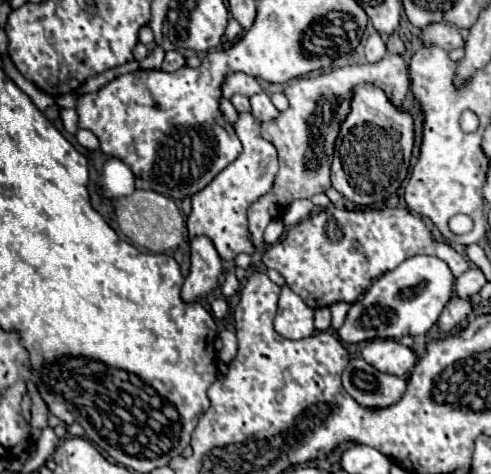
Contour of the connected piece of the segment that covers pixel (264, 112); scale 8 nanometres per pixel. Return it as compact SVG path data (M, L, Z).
M258 93L258 95L252 95L250 97L250 103L252 103L252 115L254 119L258 119L260 123L264 121L272 121L280 115L280 111L272 105L270 97L266 93Z

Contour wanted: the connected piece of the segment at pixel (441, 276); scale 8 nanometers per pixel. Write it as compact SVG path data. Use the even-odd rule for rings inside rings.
M416 255L406 259L394 271L384 273L366 291L366 295L350 305L344 325L338 335L346 343L360 343L370 339L402 339L404 335L416 337L424 335L442 313L444 305L450 301L454 289L454 275L450 267L438 257Z

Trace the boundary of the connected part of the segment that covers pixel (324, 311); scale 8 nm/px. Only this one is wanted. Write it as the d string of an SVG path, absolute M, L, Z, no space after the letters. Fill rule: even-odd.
M328 307L316 309L316 313L314 313L314 327L316 327L316 331L330 329L330 321L332 321L332 317L330 317L330 309Z

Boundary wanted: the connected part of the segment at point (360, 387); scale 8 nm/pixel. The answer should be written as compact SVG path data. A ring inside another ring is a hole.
M354 361L342 373L344 389L362 405L370 409L384 409L400 401L406 391L406 379L386 375L364 363Z

